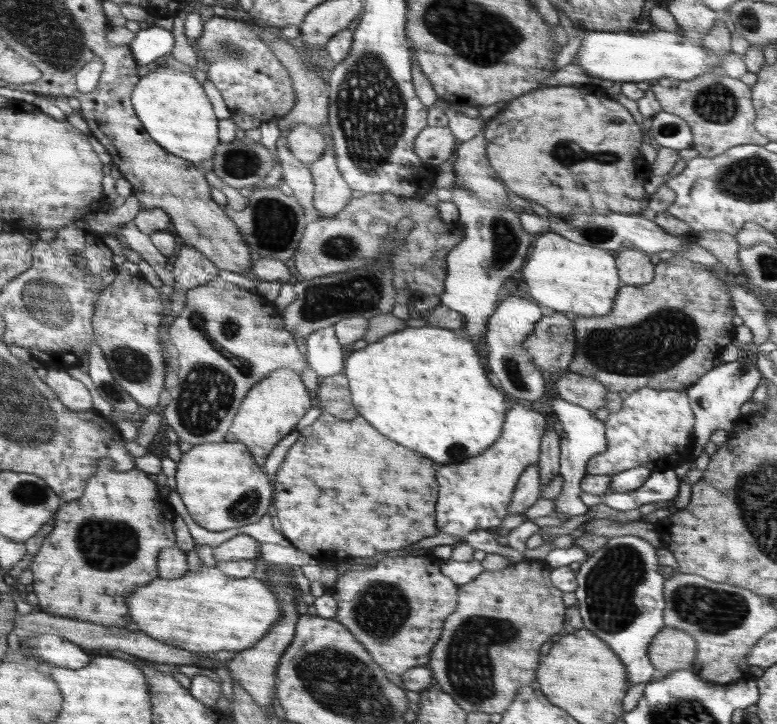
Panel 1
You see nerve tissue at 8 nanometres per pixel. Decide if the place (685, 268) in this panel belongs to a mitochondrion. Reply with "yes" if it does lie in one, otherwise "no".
no

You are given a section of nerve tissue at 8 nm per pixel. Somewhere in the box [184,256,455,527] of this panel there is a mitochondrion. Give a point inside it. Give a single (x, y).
(360, 292)

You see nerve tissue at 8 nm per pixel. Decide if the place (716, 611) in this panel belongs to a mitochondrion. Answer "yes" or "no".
yes

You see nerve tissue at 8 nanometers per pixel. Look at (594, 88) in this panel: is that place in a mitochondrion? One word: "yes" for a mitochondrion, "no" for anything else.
no

